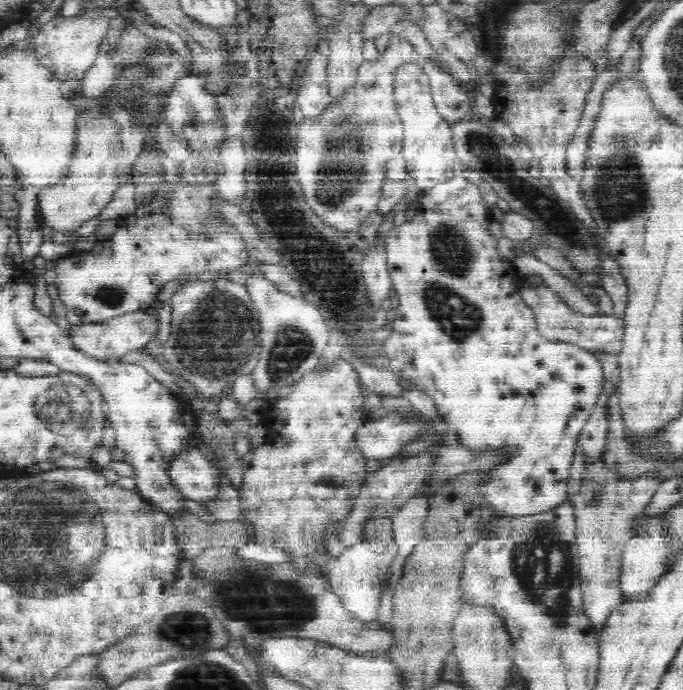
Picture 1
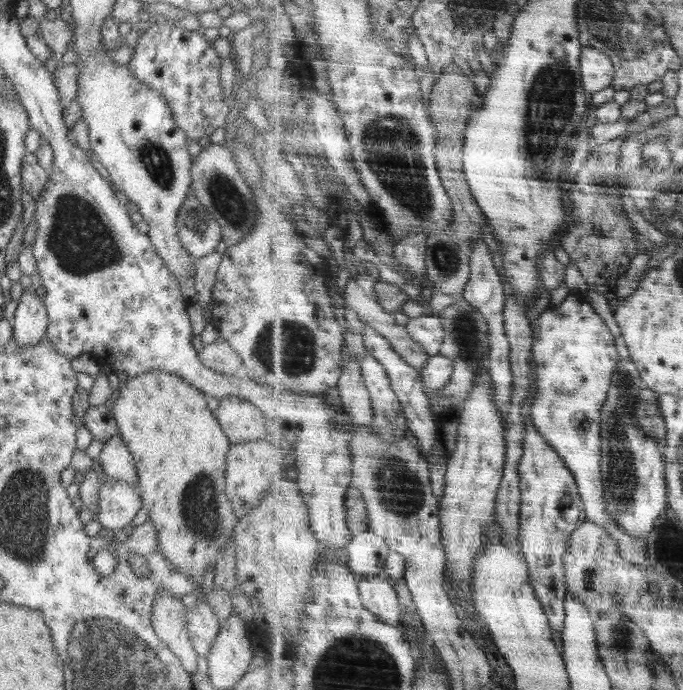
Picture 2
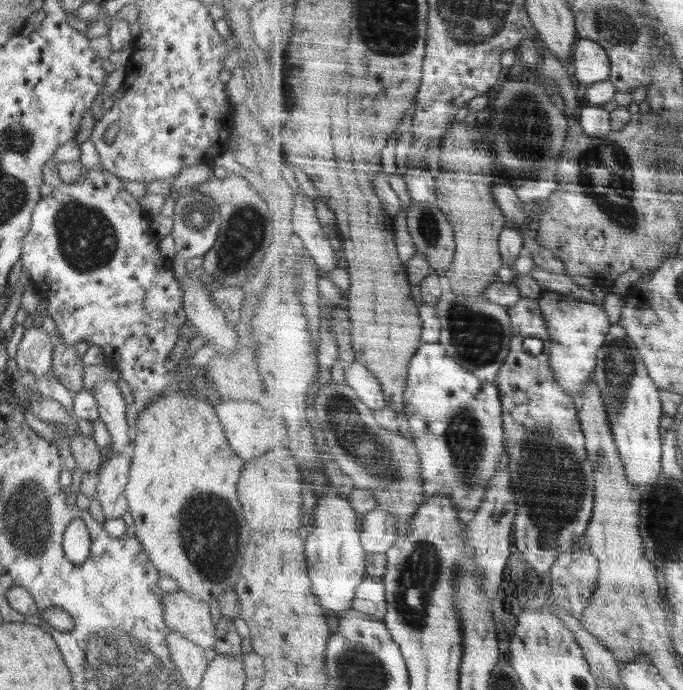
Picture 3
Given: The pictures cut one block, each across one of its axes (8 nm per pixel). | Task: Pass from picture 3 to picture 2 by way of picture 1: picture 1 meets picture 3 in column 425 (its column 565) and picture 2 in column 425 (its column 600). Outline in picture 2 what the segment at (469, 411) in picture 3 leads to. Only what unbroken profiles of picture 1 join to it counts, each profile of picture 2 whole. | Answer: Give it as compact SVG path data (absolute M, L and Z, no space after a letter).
M440 352L430 357L428 364L420 371L430 398L439 396L440 390L450 386L454 372L455 362L449 356Z

